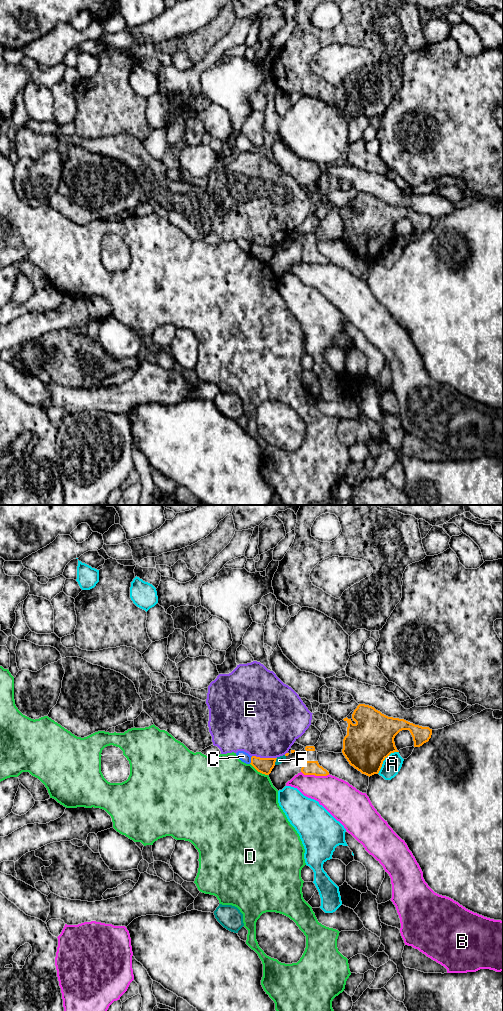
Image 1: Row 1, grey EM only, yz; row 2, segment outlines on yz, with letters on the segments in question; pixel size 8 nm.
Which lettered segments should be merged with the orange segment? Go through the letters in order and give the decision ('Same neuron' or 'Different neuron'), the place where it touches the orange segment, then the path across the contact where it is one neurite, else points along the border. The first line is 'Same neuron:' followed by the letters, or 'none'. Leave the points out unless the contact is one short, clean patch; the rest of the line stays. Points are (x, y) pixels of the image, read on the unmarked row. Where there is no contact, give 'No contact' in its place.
Same neuron: none
A: Different neuron. Touches orange at yz (384, 247)
B: Different neuron. Touches orange at yz (315, 263)
C: Different neuron. Touches orange at yz (251, 248). Boundary: yz (252, 244), (249, 251)
D: Different neuron. Touches orange at yz (259, 259)
E: Different neuron. Touches orange at yz (264, 246)
F: Different neuron. Touches orange at yz (275, 249)

